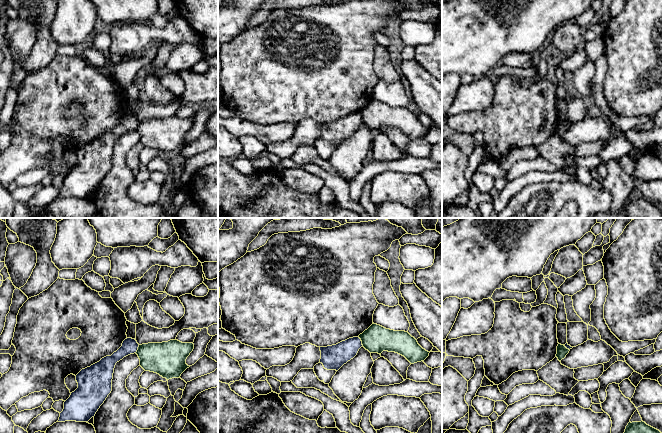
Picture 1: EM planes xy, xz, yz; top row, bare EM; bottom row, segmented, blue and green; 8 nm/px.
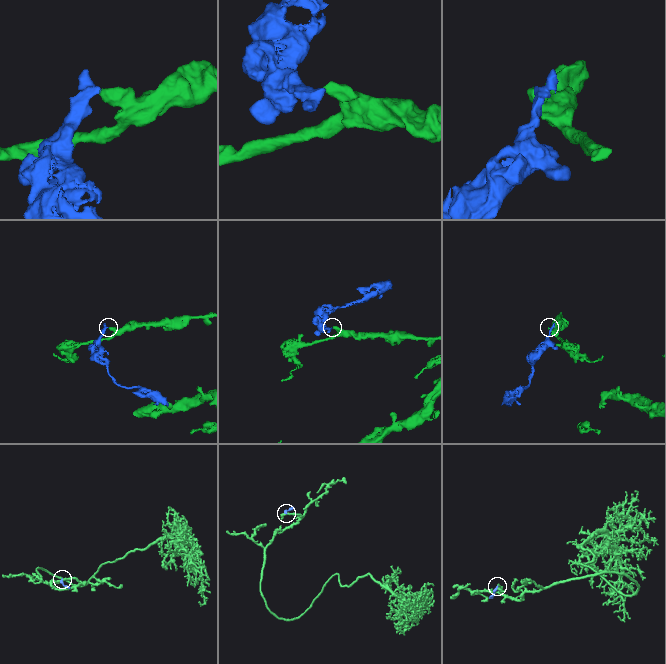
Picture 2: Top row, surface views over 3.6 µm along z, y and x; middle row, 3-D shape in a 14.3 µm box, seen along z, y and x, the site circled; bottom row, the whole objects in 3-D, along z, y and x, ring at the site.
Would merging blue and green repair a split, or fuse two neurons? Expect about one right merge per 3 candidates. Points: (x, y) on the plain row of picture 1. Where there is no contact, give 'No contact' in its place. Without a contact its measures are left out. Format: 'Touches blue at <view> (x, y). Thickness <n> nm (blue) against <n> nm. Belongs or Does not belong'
Touches blue at xz (361, 117). Thickness 190 nm (blue) against 220 nm. Does not belong

